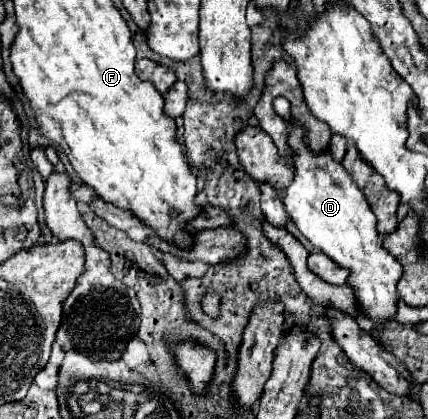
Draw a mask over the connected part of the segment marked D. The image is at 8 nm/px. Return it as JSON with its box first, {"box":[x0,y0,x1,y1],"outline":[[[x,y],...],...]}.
{"box":[274,96,402,326],"outline":[[[284,96],[274,100],[274,112],[288,124],[288,148],[294,166],[294,178],[284,190],[284,208],[290,220],[298,226],[320,252],[330,256],[336,264],[350,268],[348,284],[354,288],[362,314],[376,326],[394,316],[398,304],[396,284],[402,276],[400,262],[382,246],[382,236],[376,228],[376,216],[370,210],[366,196],[360,192],[350,172],[344,170],[328,152],[312,152],[306,144],[306,128],[296,124],[290,112],[290,102]]]}

